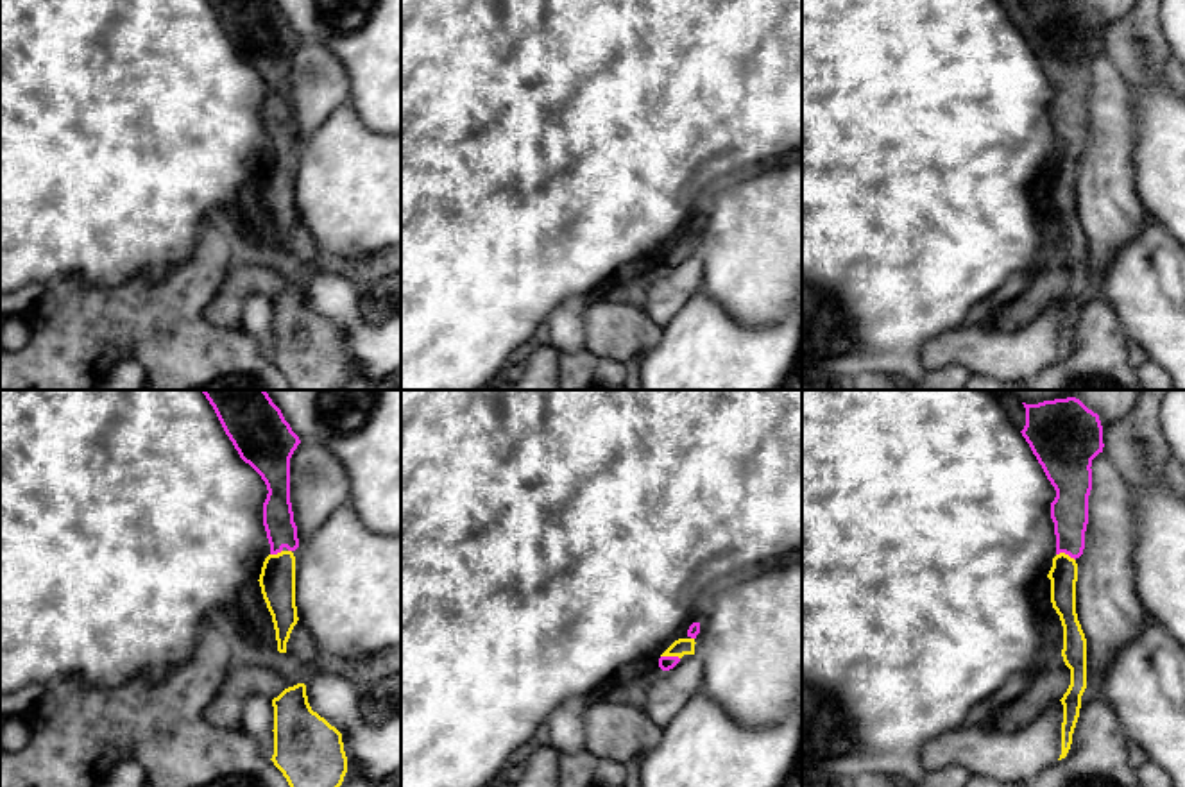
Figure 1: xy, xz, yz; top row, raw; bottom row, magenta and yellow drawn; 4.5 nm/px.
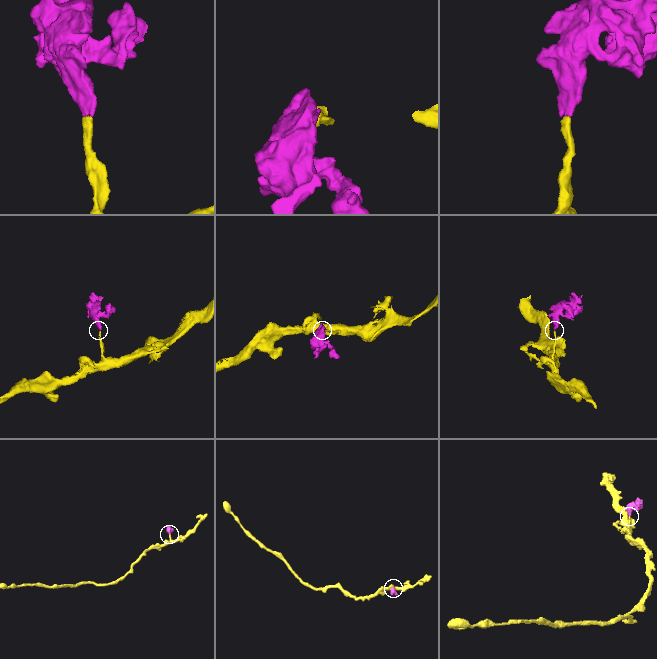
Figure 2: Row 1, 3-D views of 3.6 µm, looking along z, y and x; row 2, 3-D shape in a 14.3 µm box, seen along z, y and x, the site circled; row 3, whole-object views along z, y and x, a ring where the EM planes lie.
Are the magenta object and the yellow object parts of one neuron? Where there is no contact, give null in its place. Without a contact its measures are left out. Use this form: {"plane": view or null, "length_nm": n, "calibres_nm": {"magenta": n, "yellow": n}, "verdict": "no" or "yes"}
{"plane": "xz", "length_nm": 90, "calibres_nm": {"magenta": 60, "yellow": 80}, "verdict": "yes"}

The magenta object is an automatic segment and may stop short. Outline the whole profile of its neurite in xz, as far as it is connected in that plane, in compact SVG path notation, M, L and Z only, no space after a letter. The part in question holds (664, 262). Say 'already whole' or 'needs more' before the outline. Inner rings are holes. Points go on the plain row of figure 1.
needs more; M695 238L675 240L659 258L659 267L662 270L673 268L684 254L695 254Z

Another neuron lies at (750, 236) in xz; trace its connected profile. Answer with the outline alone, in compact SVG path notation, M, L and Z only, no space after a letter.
M802 161L759 166L718 182L705 197L695 254L703 263L700 293L743 326L773 326L802 308Z

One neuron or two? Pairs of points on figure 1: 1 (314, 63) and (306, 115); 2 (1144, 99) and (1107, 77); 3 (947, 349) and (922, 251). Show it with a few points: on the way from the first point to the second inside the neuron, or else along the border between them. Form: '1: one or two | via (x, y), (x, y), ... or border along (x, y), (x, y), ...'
1: one | via (314, 76), (312, 102)
2: two | border along (1128, 93), (1135, 135)
3: two | border along (960, 324), (942, 331), (924, 346), (922, 369)

